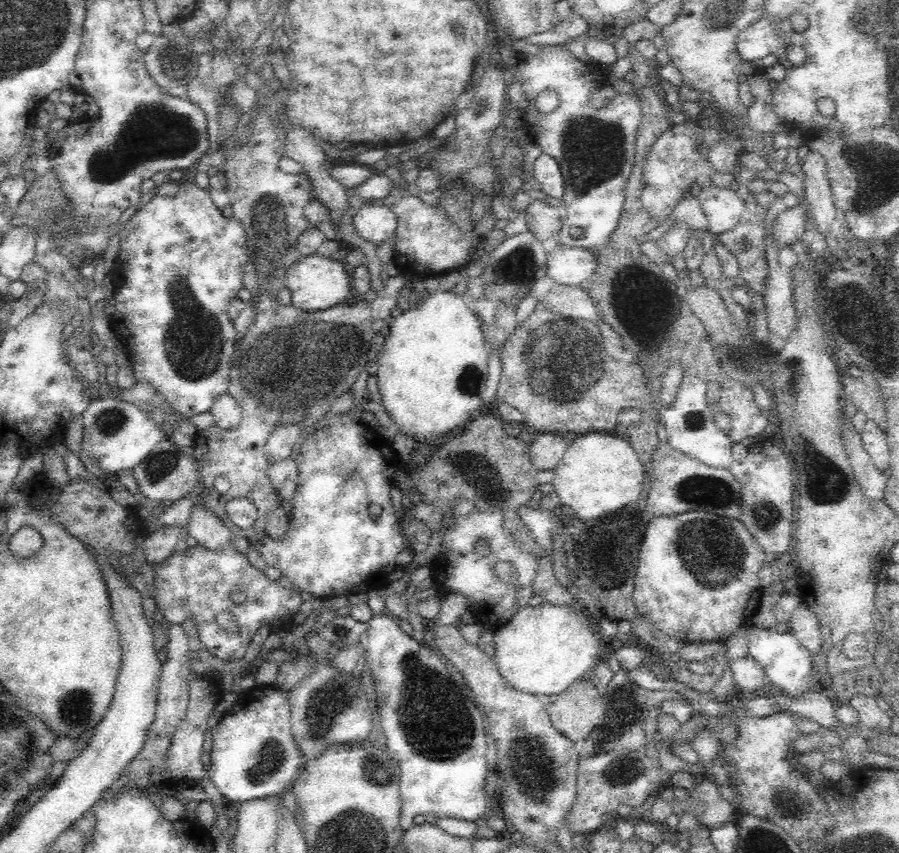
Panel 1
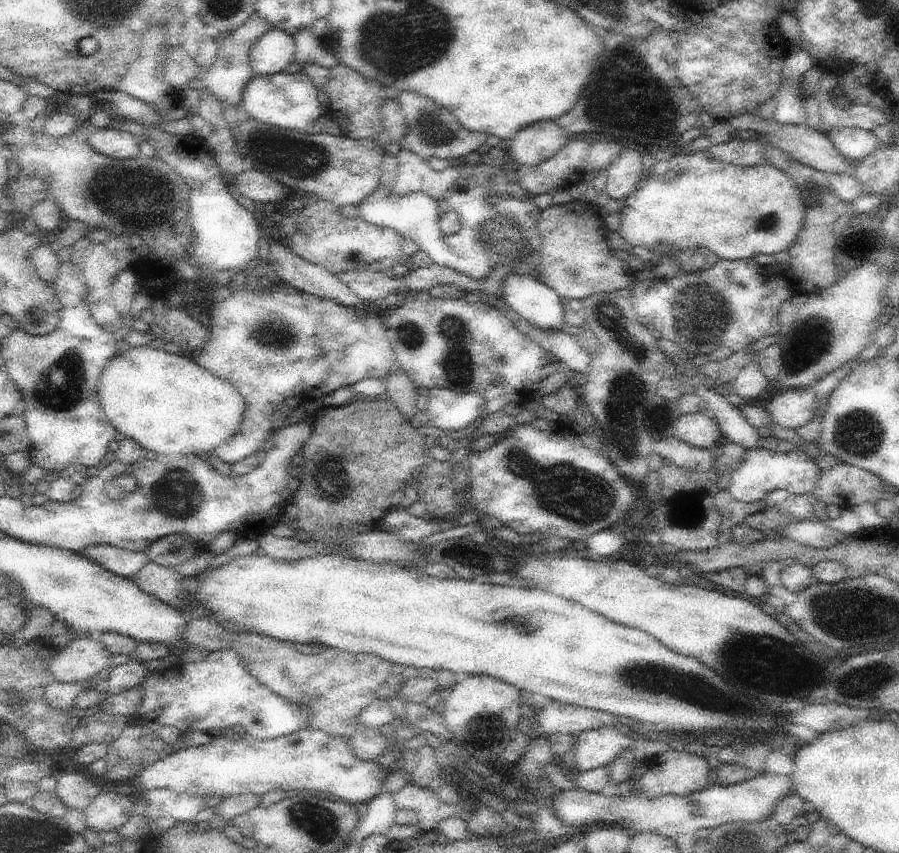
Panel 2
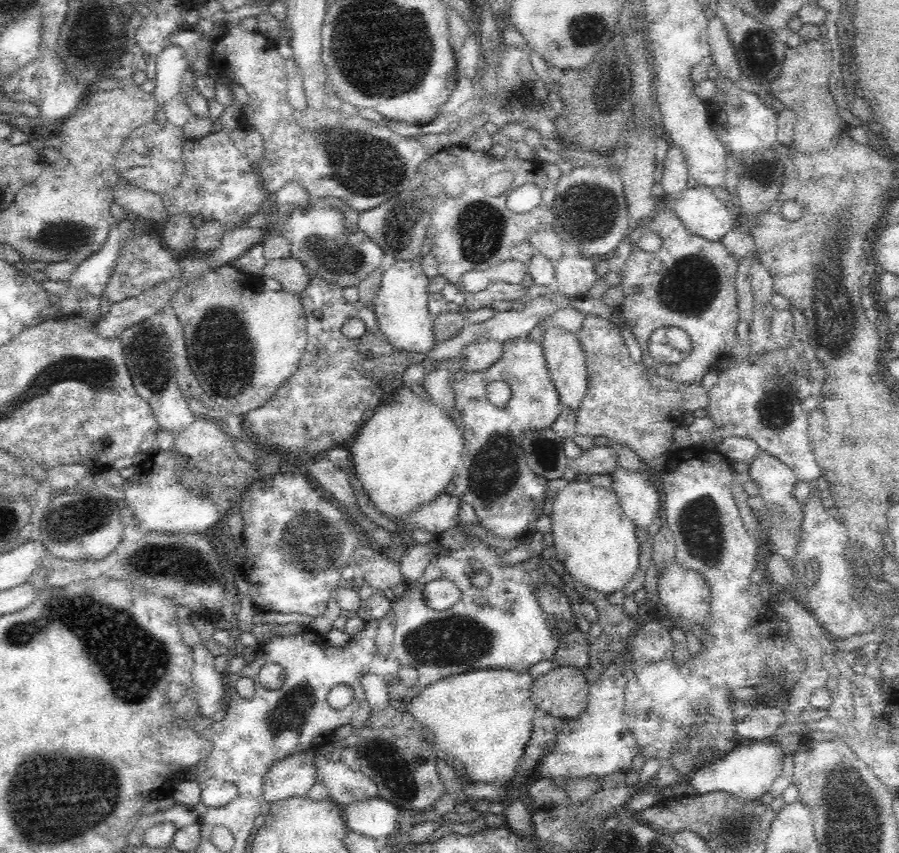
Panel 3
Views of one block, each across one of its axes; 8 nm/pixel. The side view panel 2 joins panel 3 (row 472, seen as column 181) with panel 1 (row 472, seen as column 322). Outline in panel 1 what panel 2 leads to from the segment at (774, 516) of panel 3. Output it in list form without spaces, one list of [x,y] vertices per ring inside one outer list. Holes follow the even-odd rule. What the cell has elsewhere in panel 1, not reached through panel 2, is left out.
[[[758,438],[750,446],[732,442],[734,462],[728,468],[742,484],[740,522],[746,526],[758,546],[774,556],[792,552],[796,532],[796,468],[794,462],[786,458],[788,452],[782,452],[780,444],[780,440],[770,438]]]

